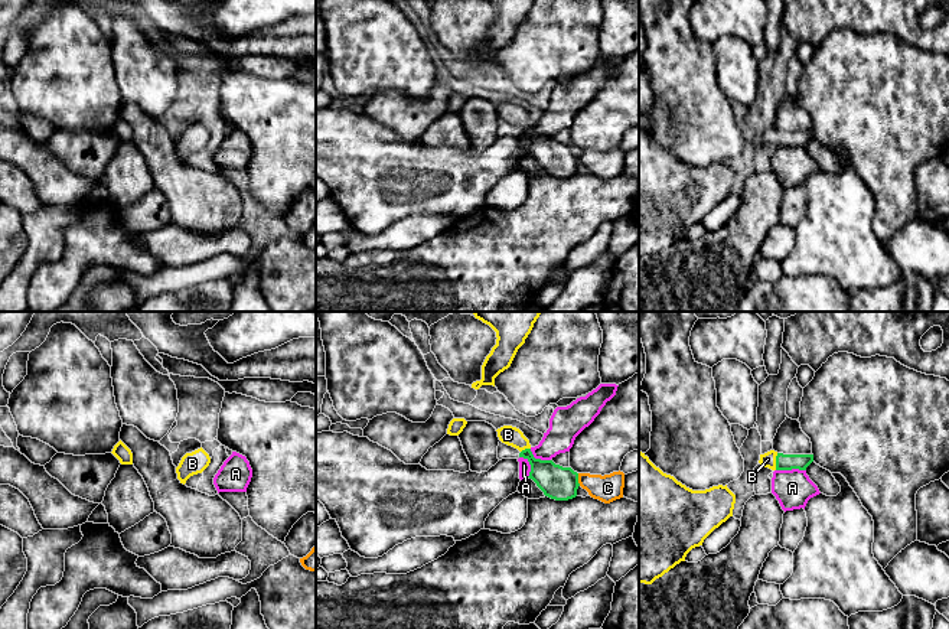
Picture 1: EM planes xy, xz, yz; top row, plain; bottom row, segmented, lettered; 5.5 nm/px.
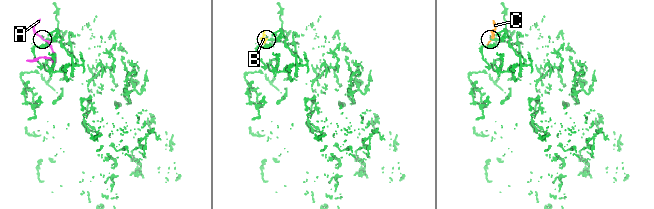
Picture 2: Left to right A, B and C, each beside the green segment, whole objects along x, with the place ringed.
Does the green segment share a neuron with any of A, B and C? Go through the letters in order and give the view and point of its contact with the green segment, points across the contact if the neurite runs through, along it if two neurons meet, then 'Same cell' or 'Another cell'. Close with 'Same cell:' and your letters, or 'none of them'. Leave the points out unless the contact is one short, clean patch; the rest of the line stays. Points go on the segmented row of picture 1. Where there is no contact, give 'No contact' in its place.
A: Touches green at yz (791, 469). Boundary: yz (805, 469), (776, 471). Another cell
B: Touches green at yz (776, 462). Path across: yz (783, 462), (776, 462), (767, 459). Same cell
C: Touches green at xz (577, 479). Boundary: xz (577, 473), (580, 485). Another cell
Same cell: B

